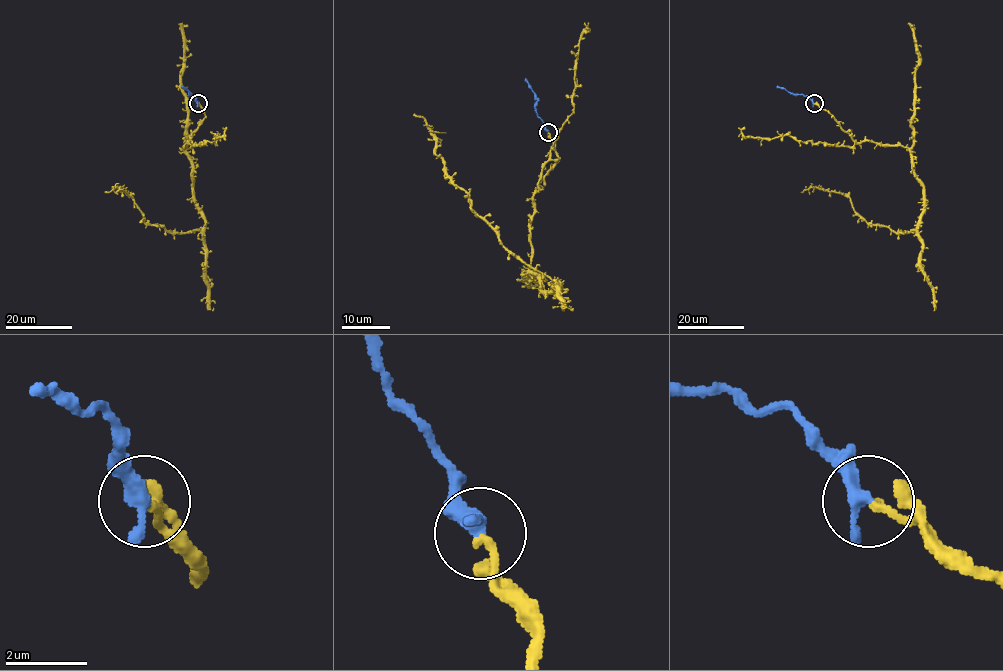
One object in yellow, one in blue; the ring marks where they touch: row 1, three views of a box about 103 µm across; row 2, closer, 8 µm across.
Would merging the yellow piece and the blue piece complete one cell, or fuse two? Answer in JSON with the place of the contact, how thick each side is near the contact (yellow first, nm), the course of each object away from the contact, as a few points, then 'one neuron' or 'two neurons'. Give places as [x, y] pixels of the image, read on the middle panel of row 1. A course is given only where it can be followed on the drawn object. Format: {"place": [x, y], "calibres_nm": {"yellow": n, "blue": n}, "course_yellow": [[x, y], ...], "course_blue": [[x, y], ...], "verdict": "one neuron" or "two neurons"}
{"place": [548, 132], "calibres_nm": {"yellow": 200, "blue": 420}, "course_yellow": [[548, 133], [559, 160], [533, 192], [531, 220], [542, 290], [557, 284], [472, 208], [413, 114]], "course_blue": [[548, 132], [536, 109], [537, 97], [525, 78]], "verdict": "one neuron"}

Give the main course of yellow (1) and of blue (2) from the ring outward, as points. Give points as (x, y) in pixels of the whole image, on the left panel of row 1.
1: (197, 103), (205, 116), (185, 149), (201, 229), (170, 233), (148, 225), (127, 192), (105, 192)
2: (197, 103), (182, 85)

